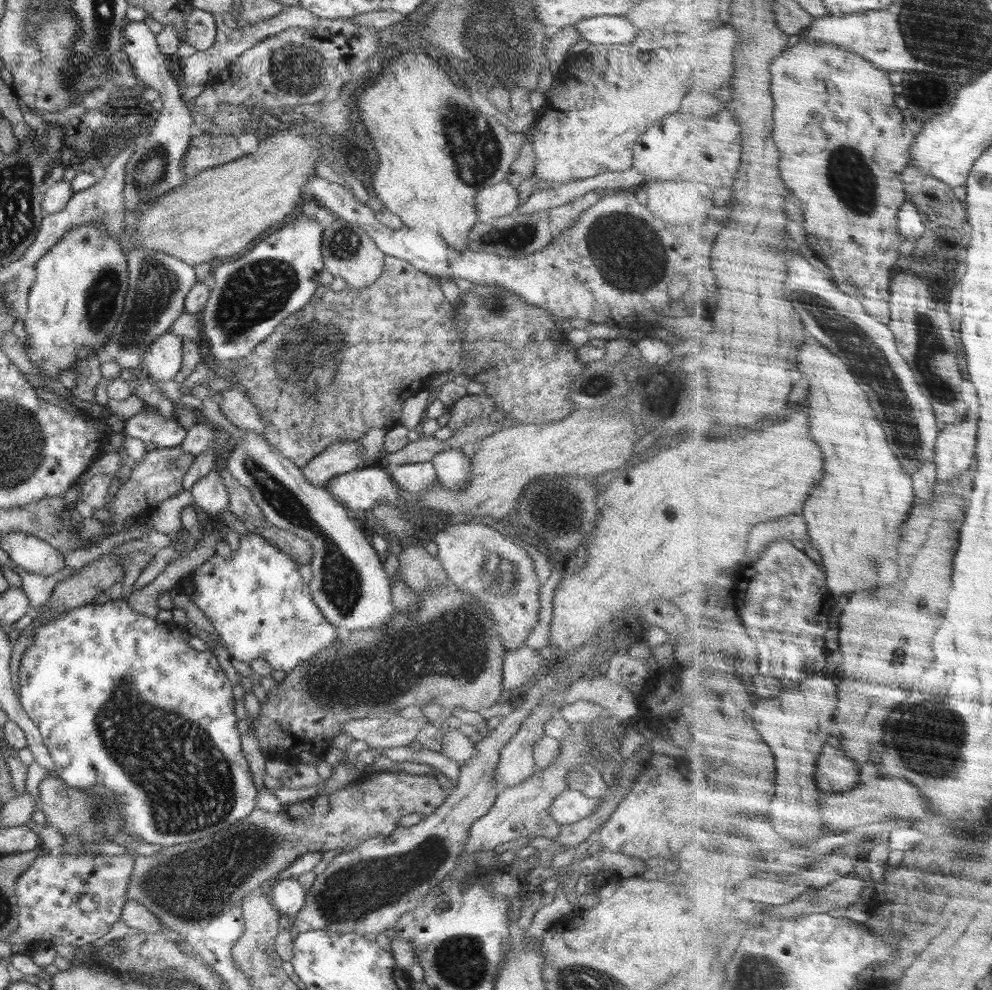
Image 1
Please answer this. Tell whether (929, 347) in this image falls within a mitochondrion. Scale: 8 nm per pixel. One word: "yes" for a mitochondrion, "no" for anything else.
yes

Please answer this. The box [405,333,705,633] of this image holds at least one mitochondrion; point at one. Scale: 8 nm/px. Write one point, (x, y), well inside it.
(502, 573)

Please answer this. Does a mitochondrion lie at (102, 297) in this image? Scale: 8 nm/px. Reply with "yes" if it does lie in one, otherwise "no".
yes

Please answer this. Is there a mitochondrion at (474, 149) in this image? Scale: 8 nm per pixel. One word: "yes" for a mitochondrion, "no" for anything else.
yes

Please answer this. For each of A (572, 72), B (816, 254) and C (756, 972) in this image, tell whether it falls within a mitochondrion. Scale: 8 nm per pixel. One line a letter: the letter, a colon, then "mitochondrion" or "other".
A: mitochondrion
B: other
C: mitochondrion

